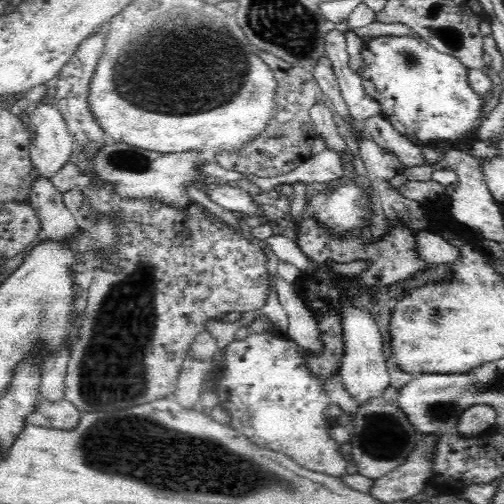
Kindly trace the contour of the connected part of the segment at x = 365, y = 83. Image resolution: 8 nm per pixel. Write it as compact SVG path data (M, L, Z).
M378 36L364 39L362 57L365 64L358 73L360 82L372 99L380 103L381 114L394 125L396 131L413 144L429 146L441 142L456 143L467 138L464 145L470 145L476 137L465 136L480 128L480 108L484 104L480 94L470 88L468 68L459 58L441 53L418 36Z

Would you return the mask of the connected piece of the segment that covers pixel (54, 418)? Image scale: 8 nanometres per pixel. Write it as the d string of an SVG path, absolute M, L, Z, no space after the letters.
M66 397L59 398L55 401L48 399L40 399L37 402L36 408L33 410L34 414L27 416L27 422L32 424L32 416L42 416L44 420L50 422L50 426L56 426L58 429L70 430L77 427L79 423L81 412L66 399Z

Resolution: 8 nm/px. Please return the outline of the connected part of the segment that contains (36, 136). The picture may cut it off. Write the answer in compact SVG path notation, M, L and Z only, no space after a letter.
M39 103L32 107L29 112L30 125L28 129L32 135L30 159L32 159L32 165L36 167L38 175L51 178L53 174L56 174L57 170L60 170L69 161L72 153L77 151L76 141L72 133L68 131L64 115L60 113L60 110L58 110L58 107L54 103Z

